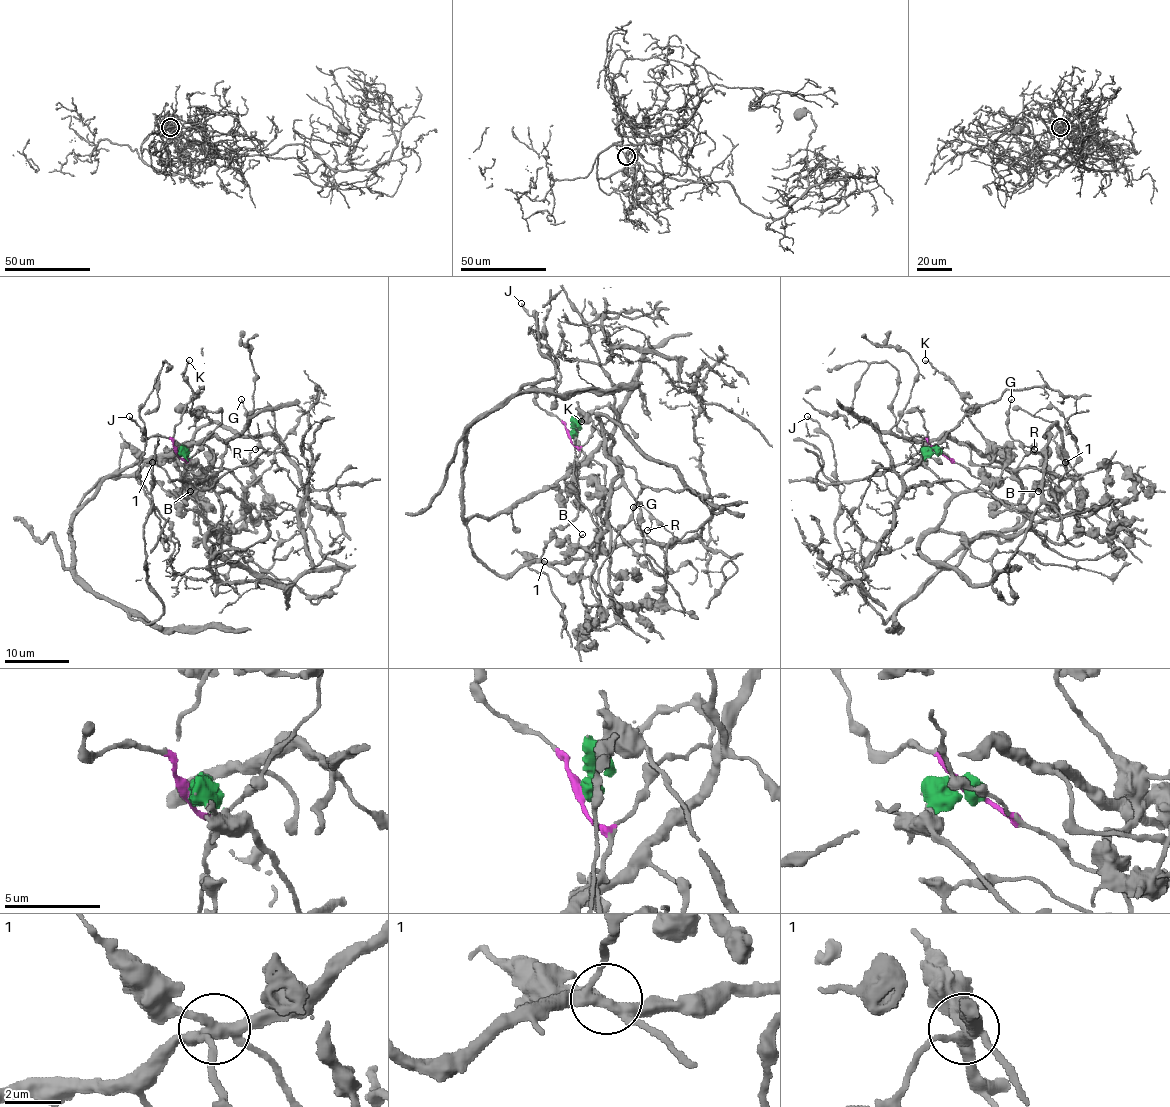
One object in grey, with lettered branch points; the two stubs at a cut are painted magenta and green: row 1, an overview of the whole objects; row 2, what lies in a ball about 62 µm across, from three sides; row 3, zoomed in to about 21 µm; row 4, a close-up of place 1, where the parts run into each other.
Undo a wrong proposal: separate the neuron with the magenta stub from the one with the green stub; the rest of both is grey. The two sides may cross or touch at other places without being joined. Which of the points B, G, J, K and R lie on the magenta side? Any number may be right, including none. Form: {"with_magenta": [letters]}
{"with_magenta": ["G", "J", "R"]}

